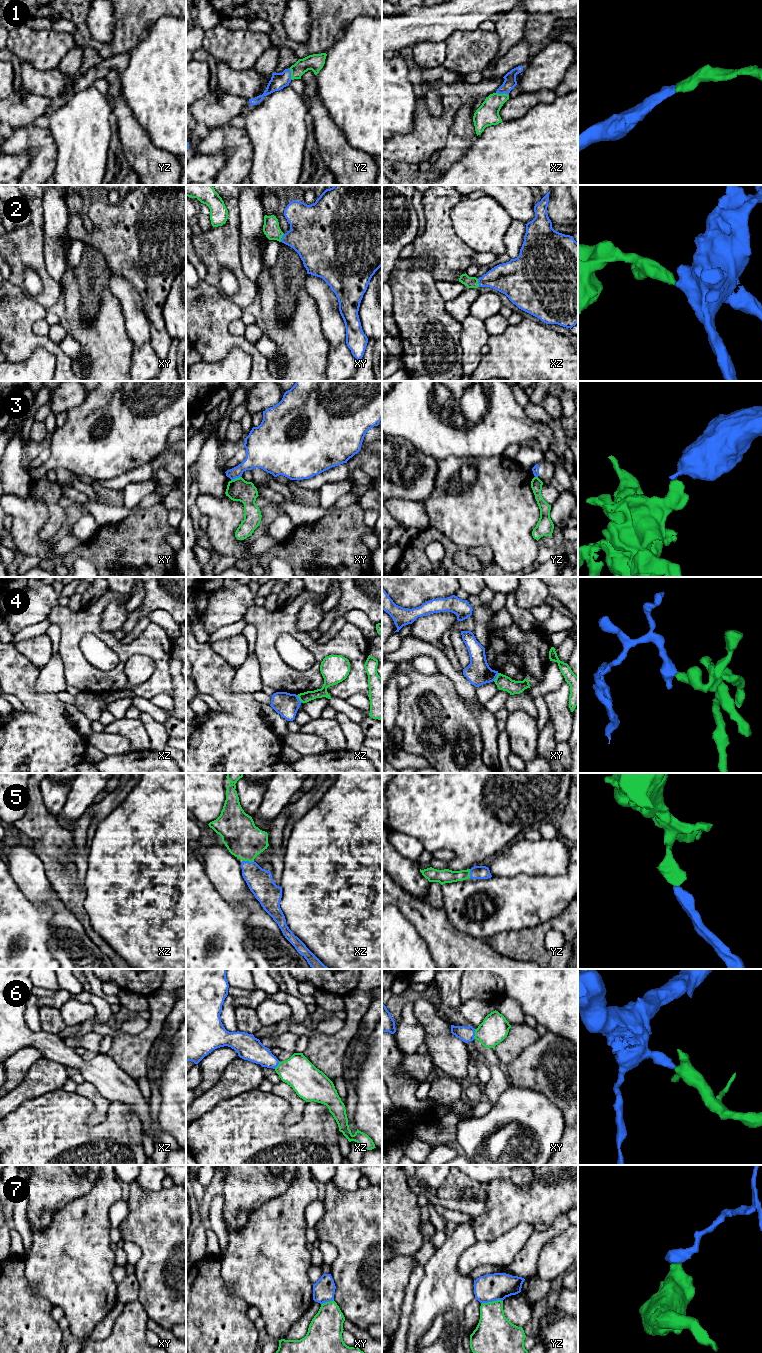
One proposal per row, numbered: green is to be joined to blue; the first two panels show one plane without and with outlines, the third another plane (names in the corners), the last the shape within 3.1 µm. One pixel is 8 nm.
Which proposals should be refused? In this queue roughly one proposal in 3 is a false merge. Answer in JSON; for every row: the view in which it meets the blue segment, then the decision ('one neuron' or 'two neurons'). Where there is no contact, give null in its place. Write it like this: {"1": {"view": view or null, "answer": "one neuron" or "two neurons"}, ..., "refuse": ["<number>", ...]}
{"1": {"view": "xz", "answer": "one neuron"}, "2": {"view": "xy", "answer": "one neuron"}, "3": {"view": "xy", "answer": "two neurons"}, "4": {"view": "xz", "answer": "two neurons"}, "5": {"view": "xz", "answer": "one neuron"}, "6": {"view": "xy", "answer": "one neuron"}, "7": {"view": "yz", "answer": "two neurons"}, "refuse": ["3", "4", "7"]}

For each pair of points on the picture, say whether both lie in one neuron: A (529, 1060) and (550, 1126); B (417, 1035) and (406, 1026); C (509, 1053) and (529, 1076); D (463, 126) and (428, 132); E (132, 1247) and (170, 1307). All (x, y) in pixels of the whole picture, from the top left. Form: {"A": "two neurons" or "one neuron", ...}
{"A": "two neurons", "B": "one neuron", "C": "two neurons", "D": "two neurons", "E": "two neurons"}

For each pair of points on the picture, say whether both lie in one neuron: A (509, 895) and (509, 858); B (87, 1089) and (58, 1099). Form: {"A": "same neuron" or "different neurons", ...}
{"A": "different neurons", "B": "different neurons"}

